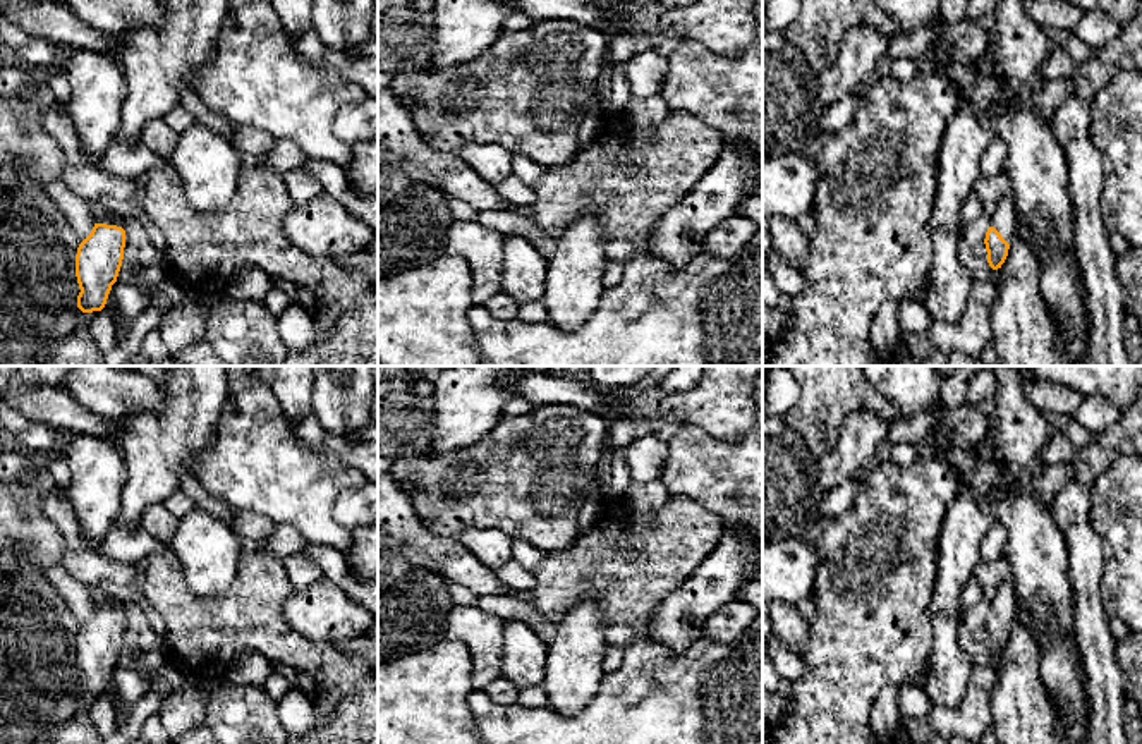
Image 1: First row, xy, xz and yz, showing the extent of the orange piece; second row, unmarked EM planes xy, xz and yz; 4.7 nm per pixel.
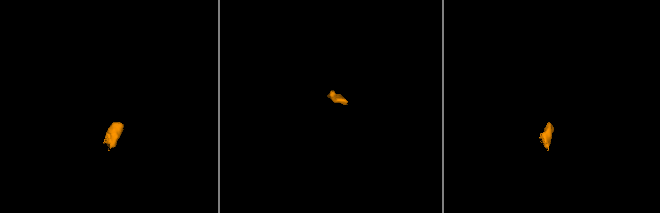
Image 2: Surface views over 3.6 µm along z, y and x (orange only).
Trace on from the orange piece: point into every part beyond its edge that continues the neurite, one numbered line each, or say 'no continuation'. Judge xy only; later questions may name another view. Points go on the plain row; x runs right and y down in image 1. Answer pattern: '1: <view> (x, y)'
no continuation

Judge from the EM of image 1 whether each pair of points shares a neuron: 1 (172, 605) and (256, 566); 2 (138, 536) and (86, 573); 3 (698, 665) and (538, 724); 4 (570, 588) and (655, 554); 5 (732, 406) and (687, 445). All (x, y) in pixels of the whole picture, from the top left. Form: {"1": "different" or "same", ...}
{"1": "same", "2": "different", "3": "same", "4": "same", "5": "different"}

